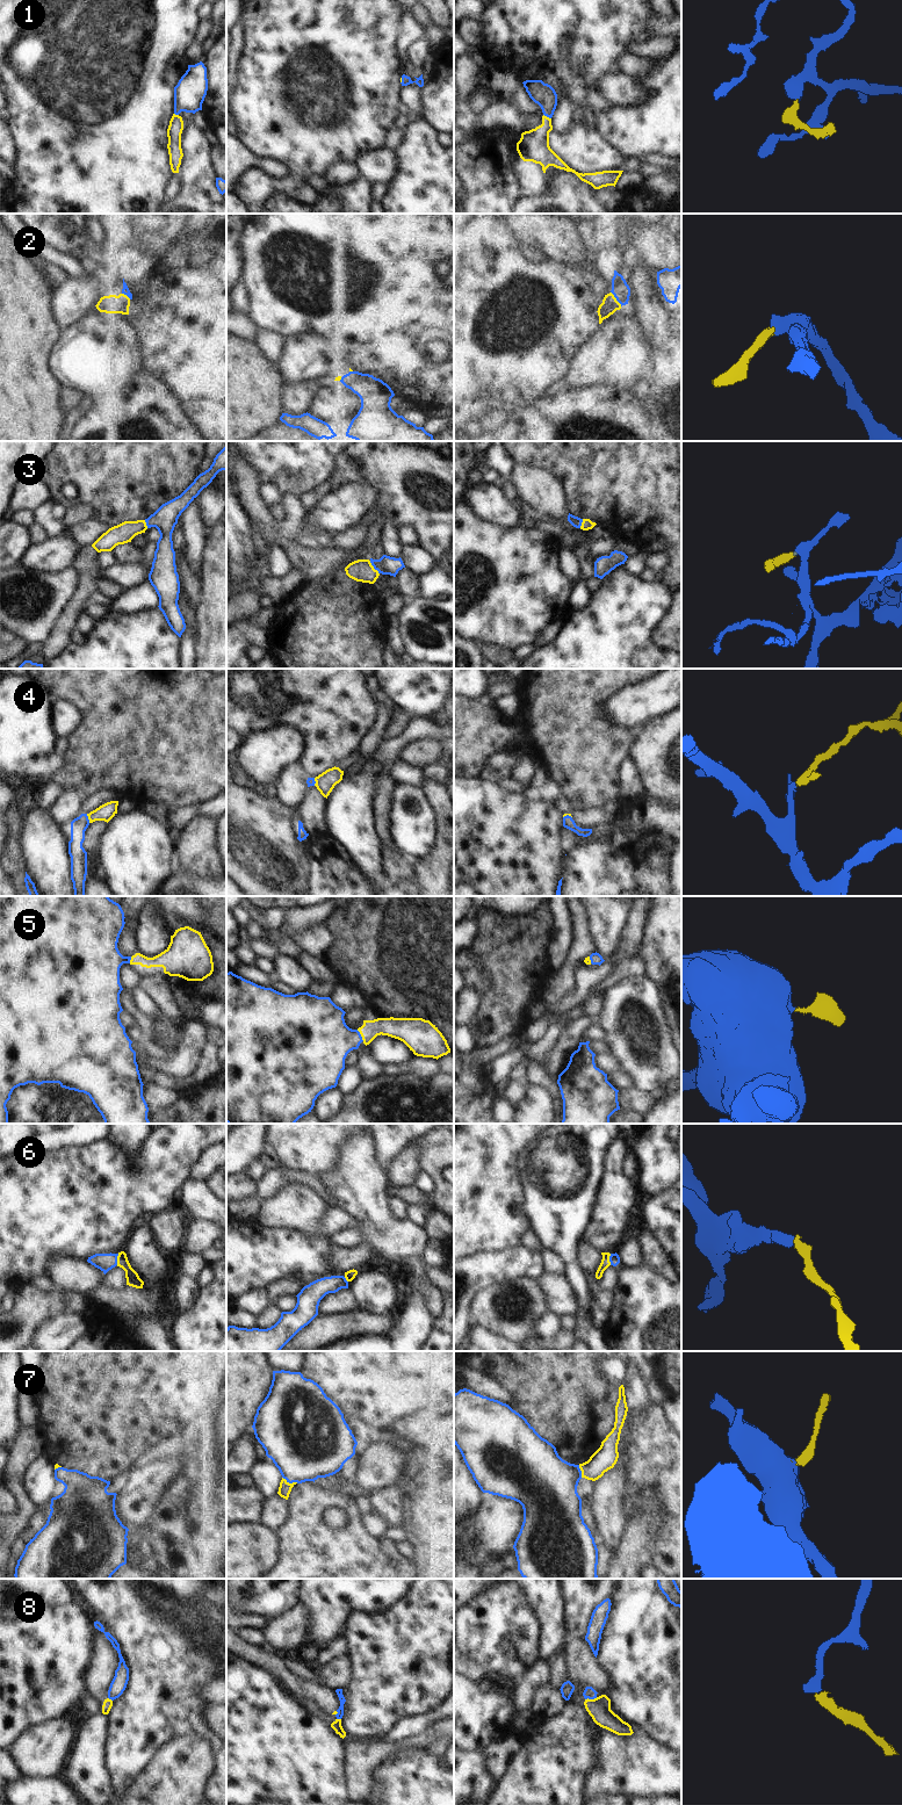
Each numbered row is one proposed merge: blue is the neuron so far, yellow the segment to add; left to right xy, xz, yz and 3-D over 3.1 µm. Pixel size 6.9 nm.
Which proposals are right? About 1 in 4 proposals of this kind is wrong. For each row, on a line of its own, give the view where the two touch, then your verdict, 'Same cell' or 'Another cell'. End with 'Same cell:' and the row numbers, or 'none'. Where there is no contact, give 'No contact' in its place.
1: Touches blue in yz. Same cell
2: Touches blue in yz. Same cell
3: Touches blue in xz. Same cell
4: Touches blue in xy. Same cell
5: Touches blue in xz. Same cell
6: Touches blue in xy. Same cell
7: Touches blue in xz. Same cell
8: Touches blue in yz. Another cell
Same cell: 1, 2, 3, 4, 5, 6, 7.

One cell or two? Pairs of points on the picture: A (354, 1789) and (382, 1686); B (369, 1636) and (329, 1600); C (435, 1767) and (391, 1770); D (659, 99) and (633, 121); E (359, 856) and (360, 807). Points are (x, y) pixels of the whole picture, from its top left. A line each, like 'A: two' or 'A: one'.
A: two
B: two
C: one
D: one
E: one

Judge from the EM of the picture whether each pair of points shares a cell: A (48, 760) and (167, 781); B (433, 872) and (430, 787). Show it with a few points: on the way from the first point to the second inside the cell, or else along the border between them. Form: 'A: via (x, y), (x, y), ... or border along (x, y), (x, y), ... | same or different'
A: border along (63, 758), (63, 765), (50, 778) | different
B: via (441, 851), (441, 808) | same

